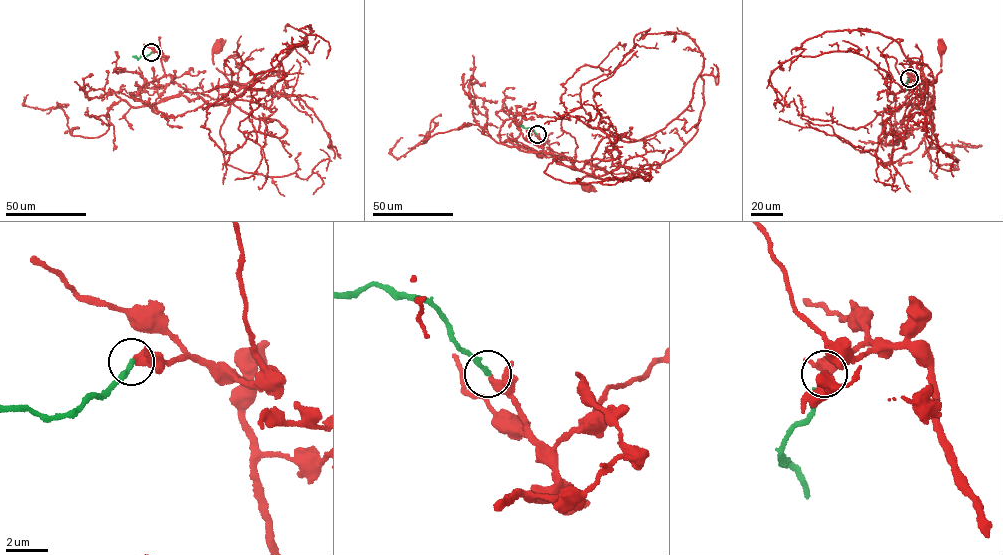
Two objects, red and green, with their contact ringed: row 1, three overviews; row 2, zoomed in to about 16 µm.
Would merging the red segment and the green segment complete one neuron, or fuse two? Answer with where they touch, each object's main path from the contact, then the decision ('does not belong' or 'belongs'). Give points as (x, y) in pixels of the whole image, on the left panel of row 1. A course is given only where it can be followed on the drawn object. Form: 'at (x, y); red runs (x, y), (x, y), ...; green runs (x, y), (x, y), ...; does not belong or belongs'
at (151, 52); red runs (151, 51), (164, 75), (146, 87), (163, 101), (192, 91), (230, 102), (244, 85), (216, 68), (216, 47); green runs (151, 52), (138, 58), (132, 56); belongs

